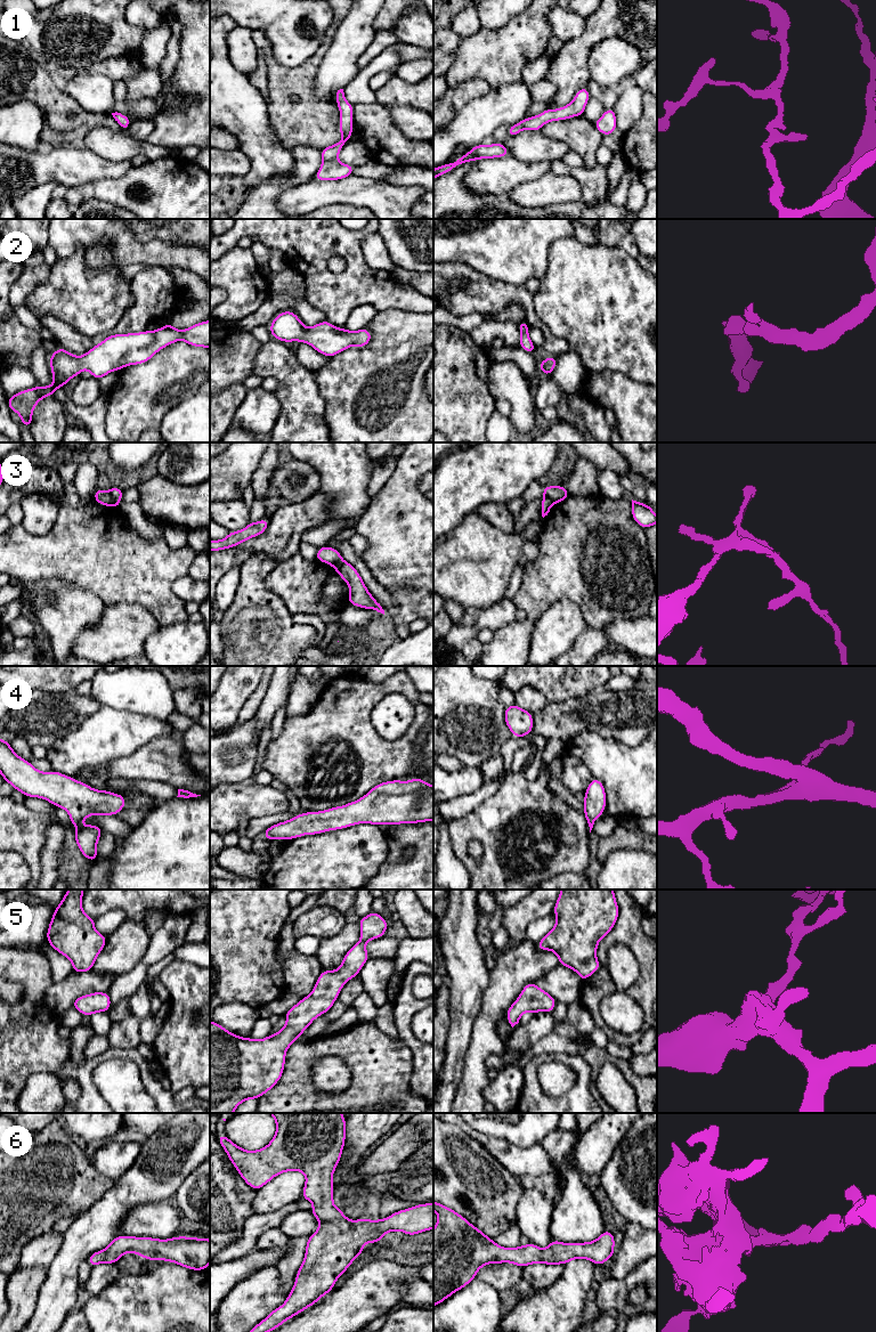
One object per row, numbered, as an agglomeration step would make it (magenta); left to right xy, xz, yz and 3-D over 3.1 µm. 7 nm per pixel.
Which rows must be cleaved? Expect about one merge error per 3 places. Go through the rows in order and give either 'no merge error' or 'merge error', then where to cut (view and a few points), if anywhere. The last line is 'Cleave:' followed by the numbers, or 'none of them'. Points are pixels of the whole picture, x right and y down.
1: no merge error; no cut
2: no merge error; no cut
3: merge error; cut in xy along (108, 492), (119, 503)
4: no merge error; no cut
5: no merge error; no cut
6: no merge error; no cut
Cleave: 3

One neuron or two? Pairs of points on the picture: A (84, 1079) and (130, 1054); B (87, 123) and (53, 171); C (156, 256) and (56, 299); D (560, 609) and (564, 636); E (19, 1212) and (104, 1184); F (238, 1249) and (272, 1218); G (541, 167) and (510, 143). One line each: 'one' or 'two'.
A: one
B: two
C: two
D: one
E: one
F: one
G: two

